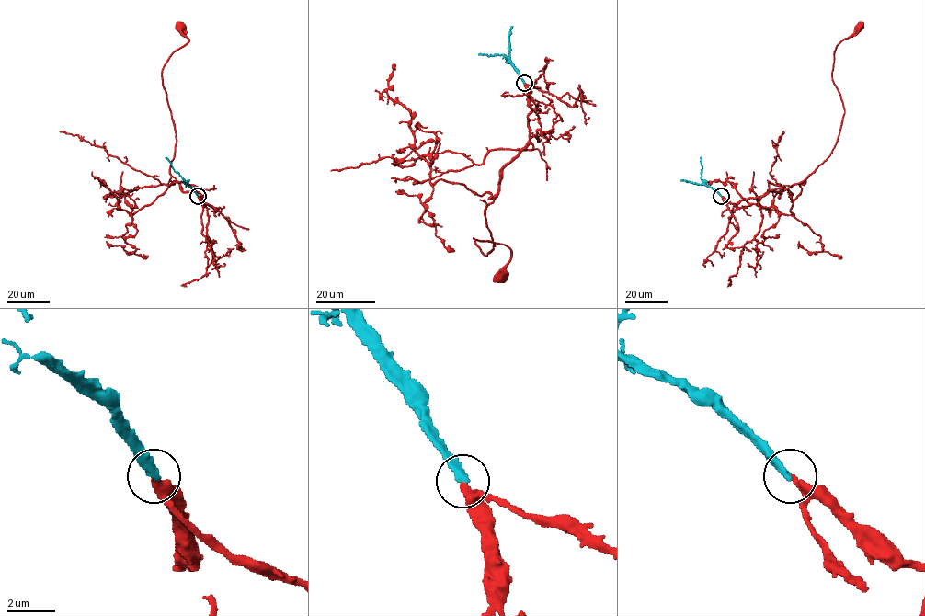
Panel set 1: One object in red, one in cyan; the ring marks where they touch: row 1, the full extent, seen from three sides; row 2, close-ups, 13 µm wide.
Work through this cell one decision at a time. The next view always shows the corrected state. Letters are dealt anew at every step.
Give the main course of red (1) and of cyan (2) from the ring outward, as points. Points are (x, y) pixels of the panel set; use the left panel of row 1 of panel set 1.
1: (198, 196), (200, 203), (198, 192), (183, 192), (170, 174), (176, 142), (162, 71), (188, 41), (180, 26)
2: (198, 196), (165, 157)

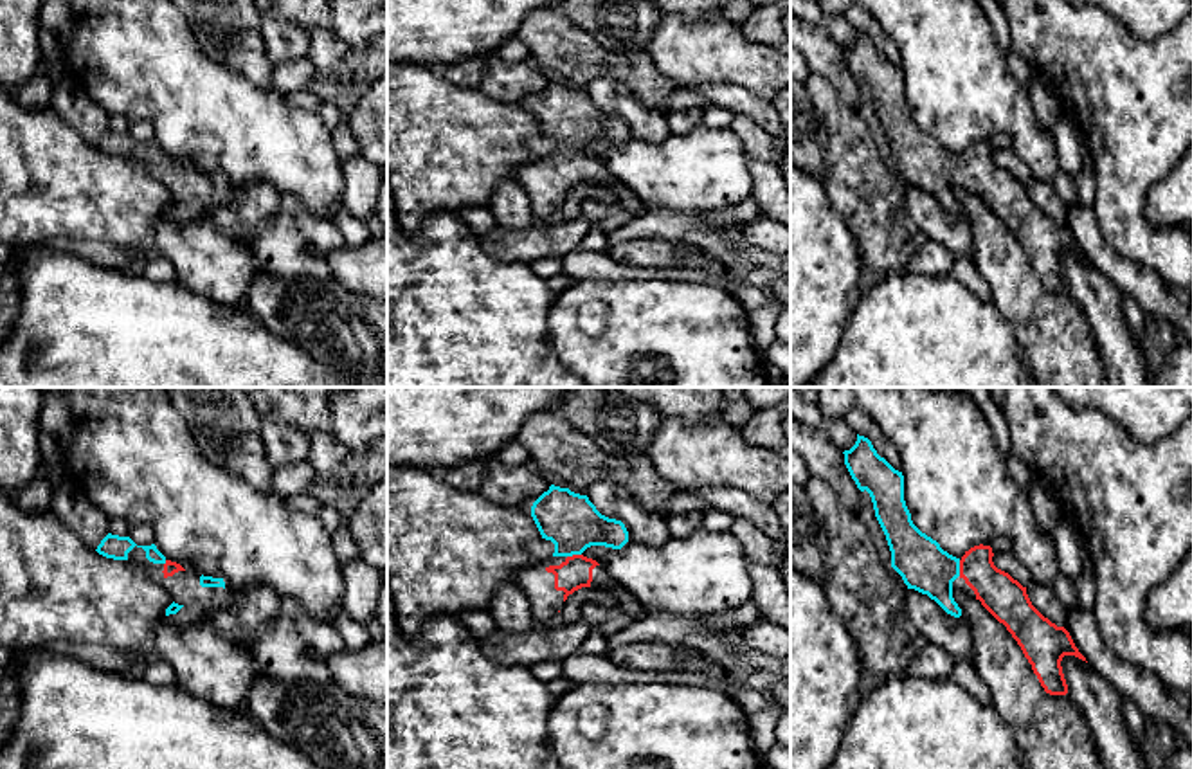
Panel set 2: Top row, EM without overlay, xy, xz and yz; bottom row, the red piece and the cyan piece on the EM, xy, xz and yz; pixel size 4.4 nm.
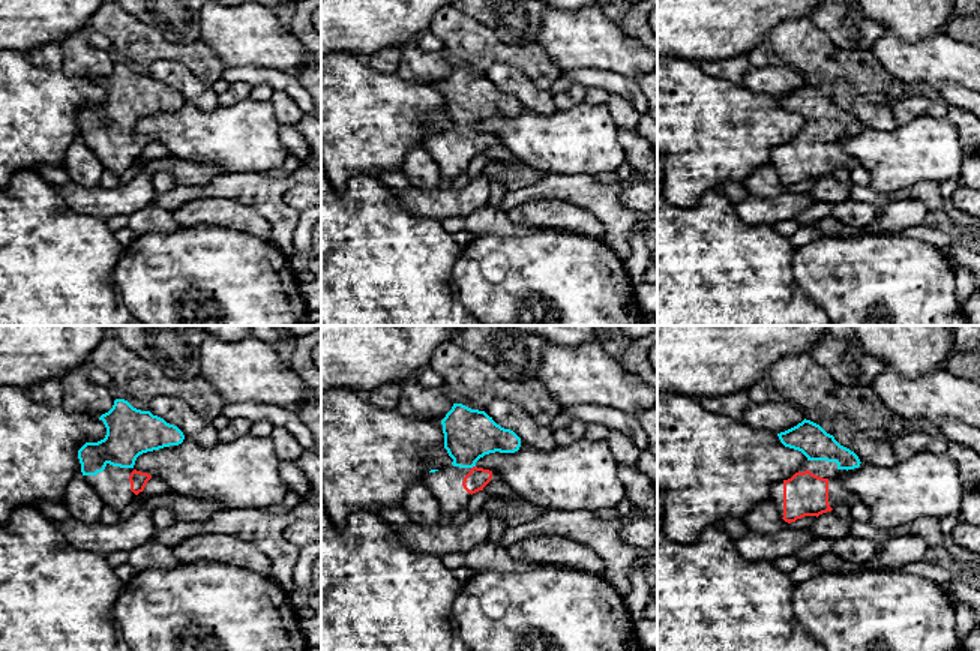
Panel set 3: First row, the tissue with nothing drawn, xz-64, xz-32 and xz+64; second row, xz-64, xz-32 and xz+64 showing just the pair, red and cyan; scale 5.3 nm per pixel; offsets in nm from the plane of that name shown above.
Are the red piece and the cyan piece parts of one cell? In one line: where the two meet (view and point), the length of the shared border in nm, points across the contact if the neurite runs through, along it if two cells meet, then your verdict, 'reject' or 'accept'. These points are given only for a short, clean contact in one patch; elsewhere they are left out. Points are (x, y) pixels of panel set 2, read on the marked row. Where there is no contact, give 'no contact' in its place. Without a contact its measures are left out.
meets red in yz at (960, 568); contact 70 nm long; runs through yz (1005, 598), (975, 568), (960, 568), (924, 566); accept

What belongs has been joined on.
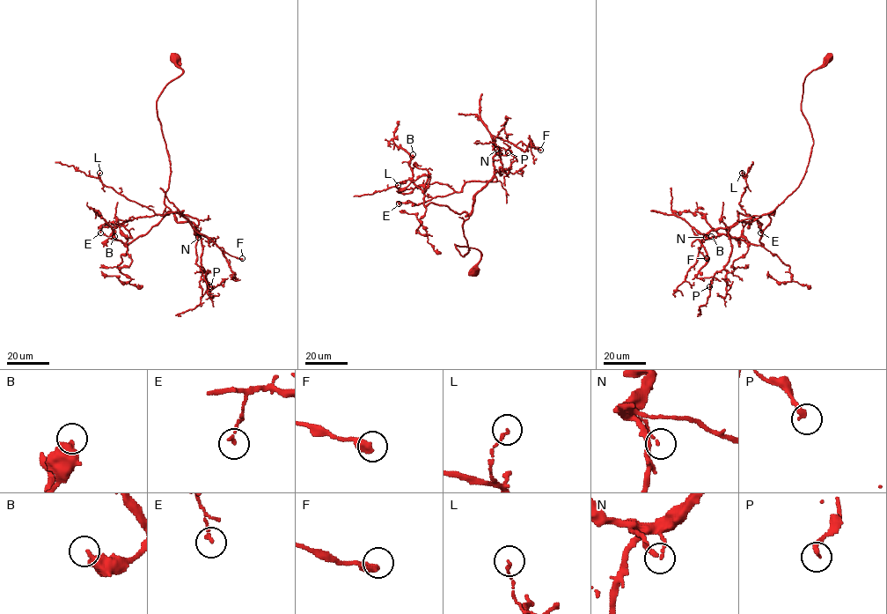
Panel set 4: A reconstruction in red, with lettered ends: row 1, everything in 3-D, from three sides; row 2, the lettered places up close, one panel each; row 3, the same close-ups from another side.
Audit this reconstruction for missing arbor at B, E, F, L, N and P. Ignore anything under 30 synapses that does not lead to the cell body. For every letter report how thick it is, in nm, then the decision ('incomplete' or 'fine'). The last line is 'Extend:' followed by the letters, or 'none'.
B: 440 nm thick; fine
E: 130 nm thick; fine
F: 360 nm thick; fine
L: 110 nm thick; fine
N: 120 nm thick; fine
P: 240 nm thick; fine
Extend: none

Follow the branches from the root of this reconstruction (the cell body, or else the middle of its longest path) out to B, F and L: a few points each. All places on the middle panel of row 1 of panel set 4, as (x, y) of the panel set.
B: (473, 272), (481, 253), (455, 245), (463, 256), (468, 251), (469, 217), (424, 205), (413, 181), (413, 154)
F: (473, 272), (481, 253), (455, 244), (463, 256), (468, 251), (463, 223), (494, 174), (491, 136), (540, 150)
L: (473, 272), (481, 253), (455, 244), (468, 251), (463, 223), (496, 178), (459, 192), (398, 185)

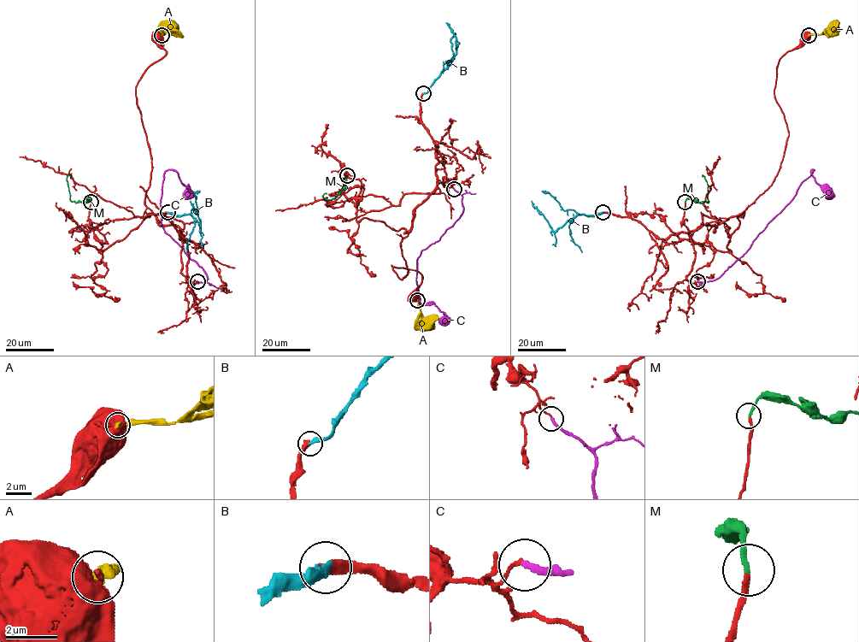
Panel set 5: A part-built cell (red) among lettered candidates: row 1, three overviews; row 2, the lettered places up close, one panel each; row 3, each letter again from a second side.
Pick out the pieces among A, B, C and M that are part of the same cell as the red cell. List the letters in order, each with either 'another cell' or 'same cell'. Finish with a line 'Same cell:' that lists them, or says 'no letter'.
A: another cell
B: same cell
C: another cell
M: same cell
Same cell: B, M

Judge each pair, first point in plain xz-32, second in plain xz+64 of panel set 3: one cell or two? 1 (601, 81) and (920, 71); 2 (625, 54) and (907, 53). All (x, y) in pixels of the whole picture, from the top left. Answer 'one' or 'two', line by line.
1: two
2: one

